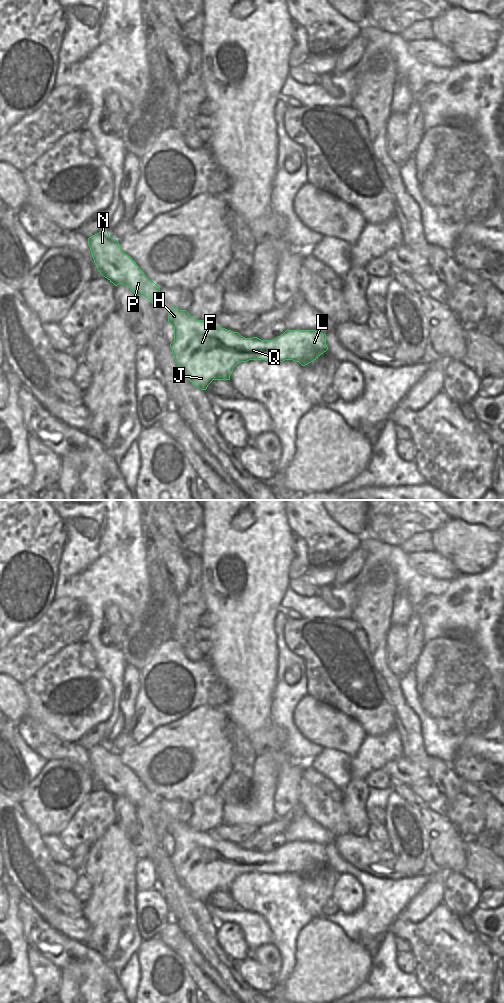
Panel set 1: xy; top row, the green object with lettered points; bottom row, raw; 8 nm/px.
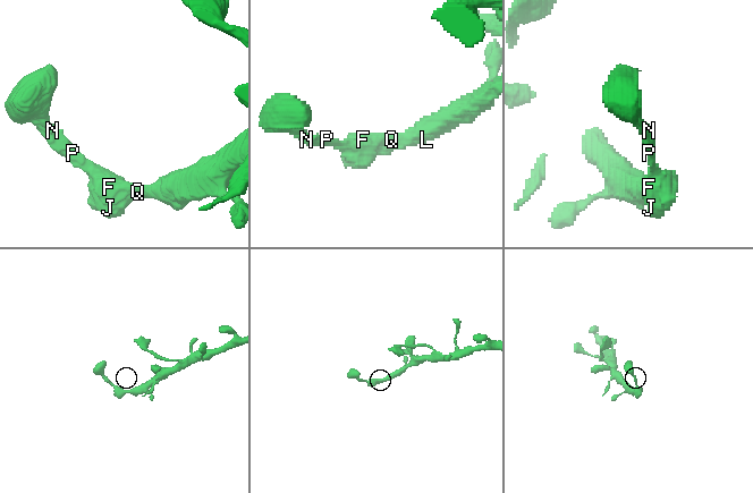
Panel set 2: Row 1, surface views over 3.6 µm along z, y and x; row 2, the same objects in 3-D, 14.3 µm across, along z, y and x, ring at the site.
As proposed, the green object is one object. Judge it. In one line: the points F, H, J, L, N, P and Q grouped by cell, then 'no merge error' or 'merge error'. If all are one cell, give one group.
groups F H J L N P Q; no merge error

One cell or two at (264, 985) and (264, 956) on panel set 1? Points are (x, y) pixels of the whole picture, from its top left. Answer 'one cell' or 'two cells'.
two cells

